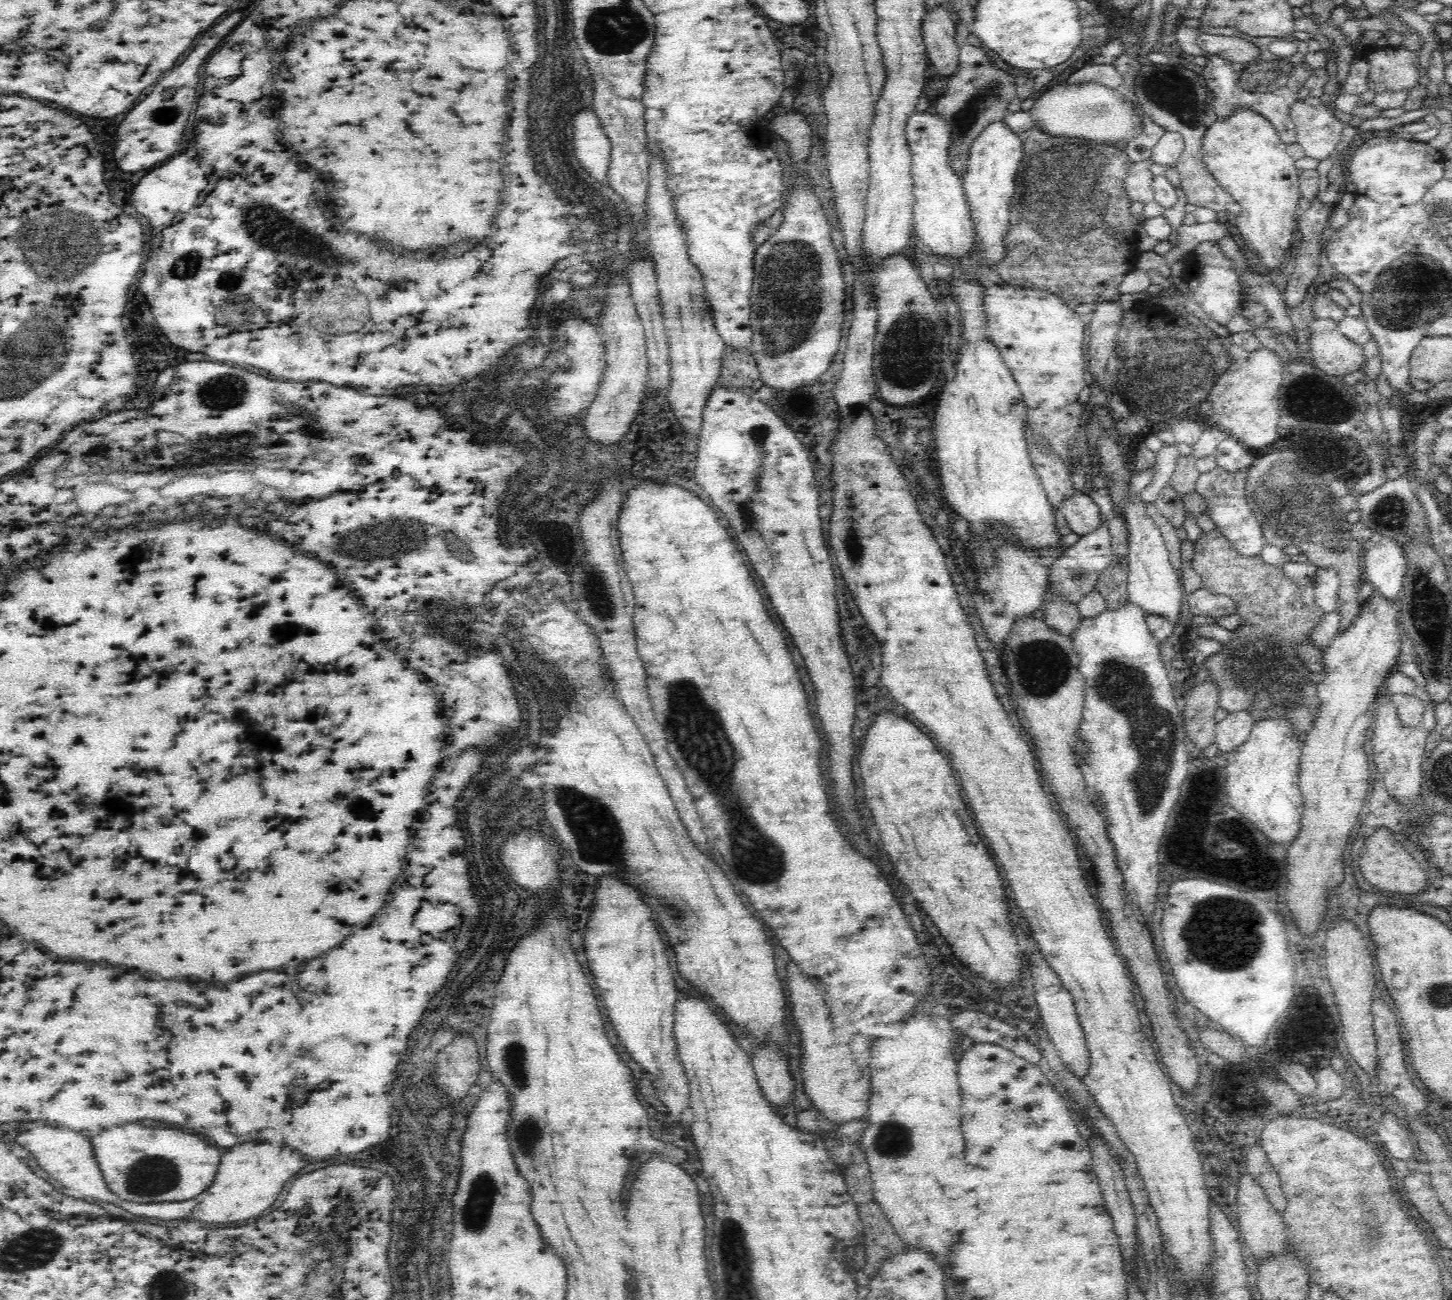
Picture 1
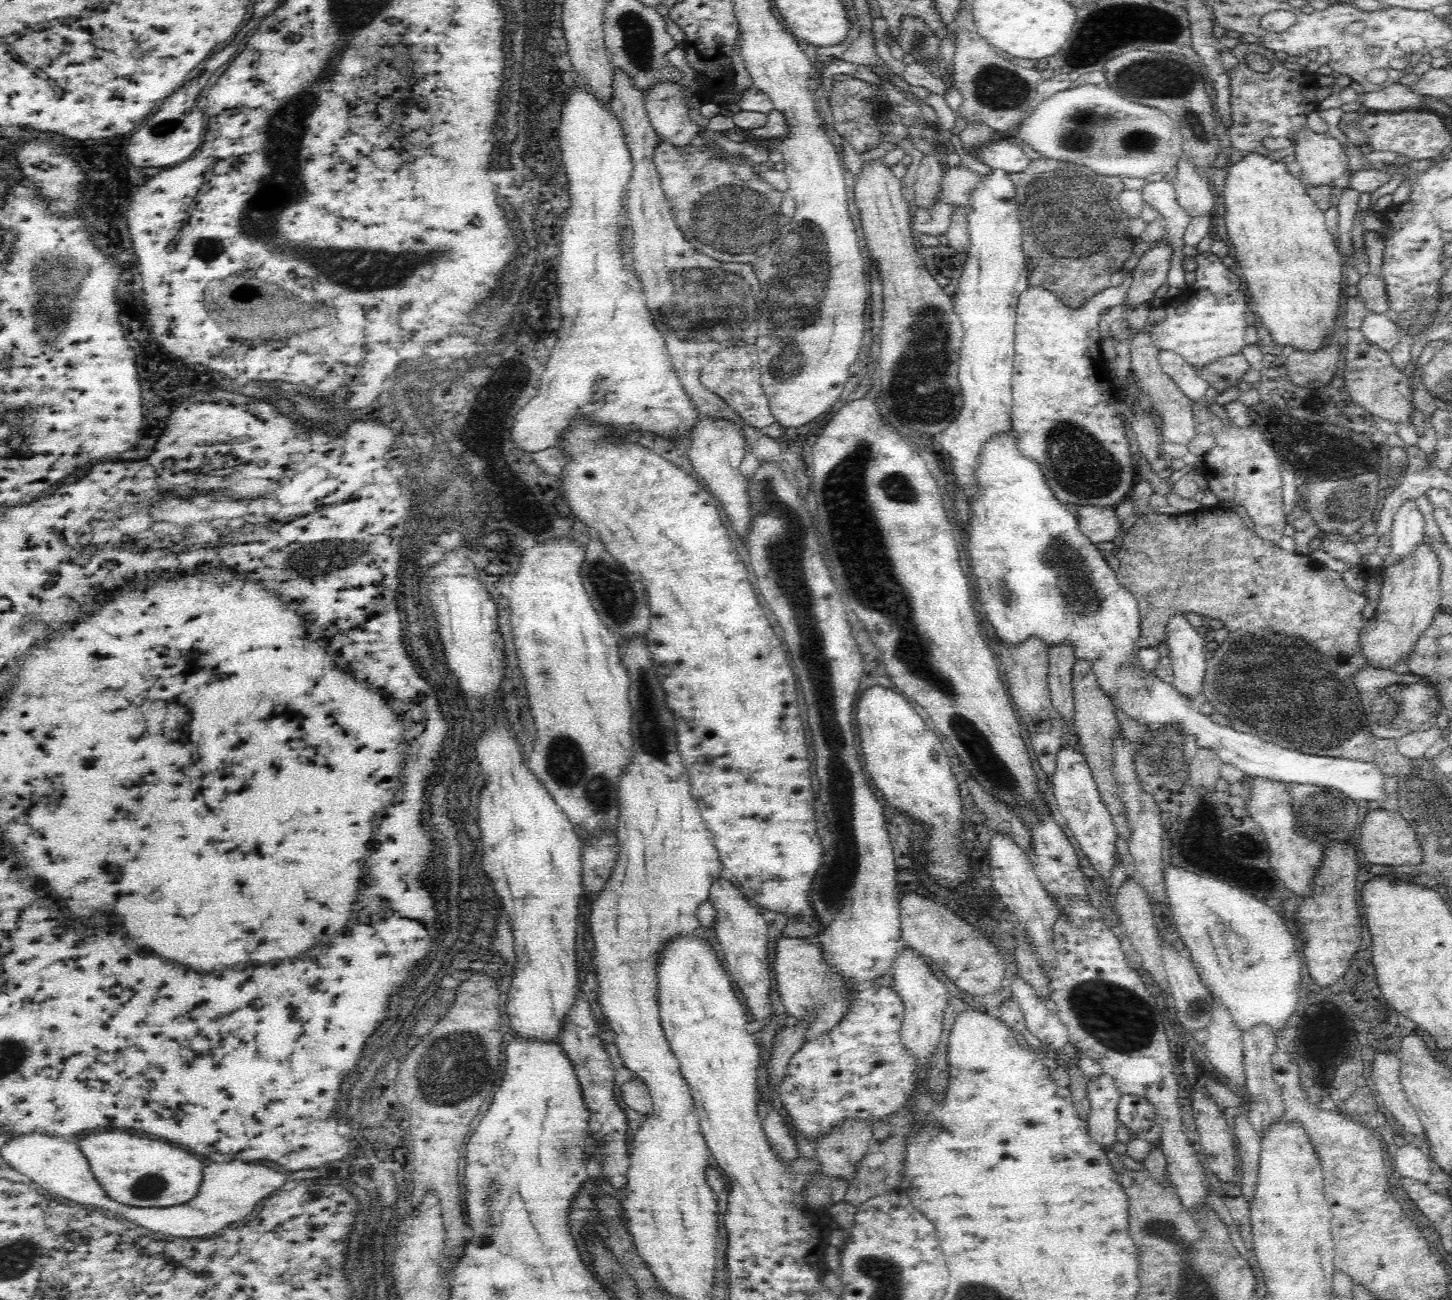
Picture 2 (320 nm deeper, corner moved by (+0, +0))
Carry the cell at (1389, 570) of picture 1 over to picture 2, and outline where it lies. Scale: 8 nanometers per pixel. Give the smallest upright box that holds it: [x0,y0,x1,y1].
[1383,498,1426,567]

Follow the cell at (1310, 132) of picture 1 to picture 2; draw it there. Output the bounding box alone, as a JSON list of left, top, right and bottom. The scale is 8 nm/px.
[1295,129,1347,188]

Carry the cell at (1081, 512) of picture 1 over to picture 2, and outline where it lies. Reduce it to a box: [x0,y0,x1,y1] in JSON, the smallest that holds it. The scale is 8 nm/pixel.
[1078,506,1121,543]

